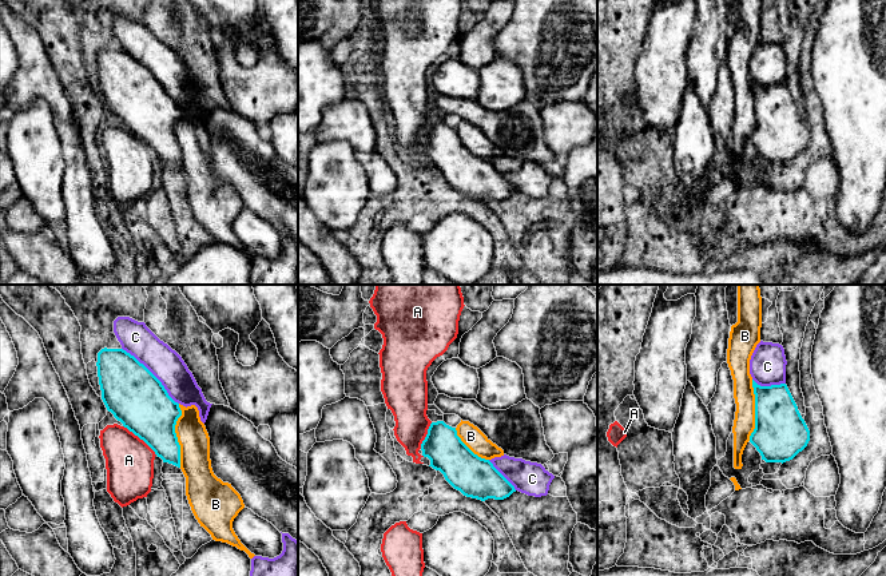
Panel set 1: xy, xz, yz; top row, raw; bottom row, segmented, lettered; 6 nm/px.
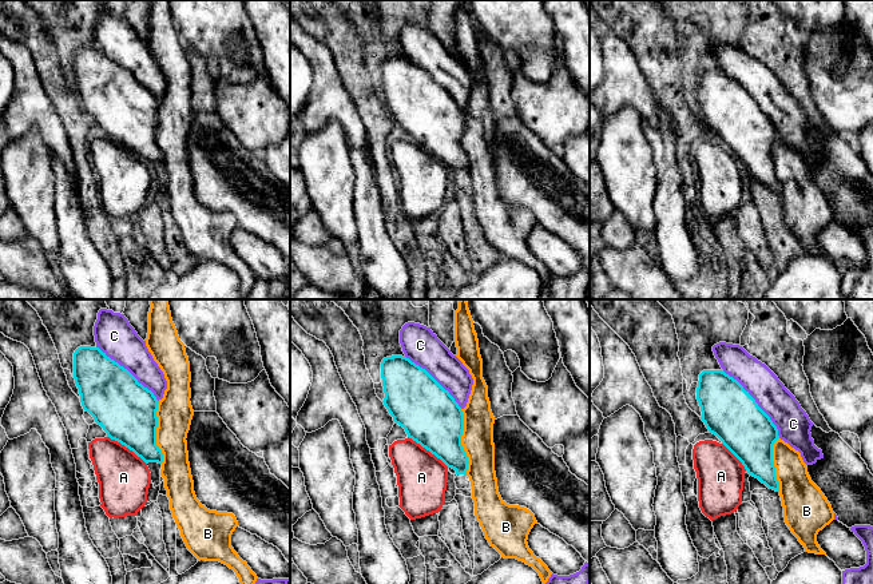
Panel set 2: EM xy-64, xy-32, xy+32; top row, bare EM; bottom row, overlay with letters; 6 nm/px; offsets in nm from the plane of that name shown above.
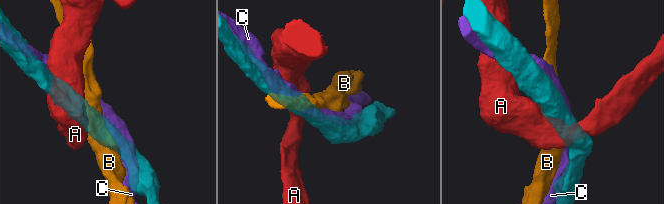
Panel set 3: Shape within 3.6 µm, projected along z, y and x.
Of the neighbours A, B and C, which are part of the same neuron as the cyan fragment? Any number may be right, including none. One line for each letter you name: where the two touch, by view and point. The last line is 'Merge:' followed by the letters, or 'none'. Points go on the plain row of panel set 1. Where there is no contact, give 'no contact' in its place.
Merge: none

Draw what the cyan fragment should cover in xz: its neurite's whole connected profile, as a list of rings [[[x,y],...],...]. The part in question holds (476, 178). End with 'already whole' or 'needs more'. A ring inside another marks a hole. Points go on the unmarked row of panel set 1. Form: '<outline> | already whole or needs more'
[[[444,122],[430,124],[421,151],[430,160],[429,167],[440,171],[466,198],[504,200],[516,192],[489,160],[474,155],[457,136],[456,128]]] | already whole

